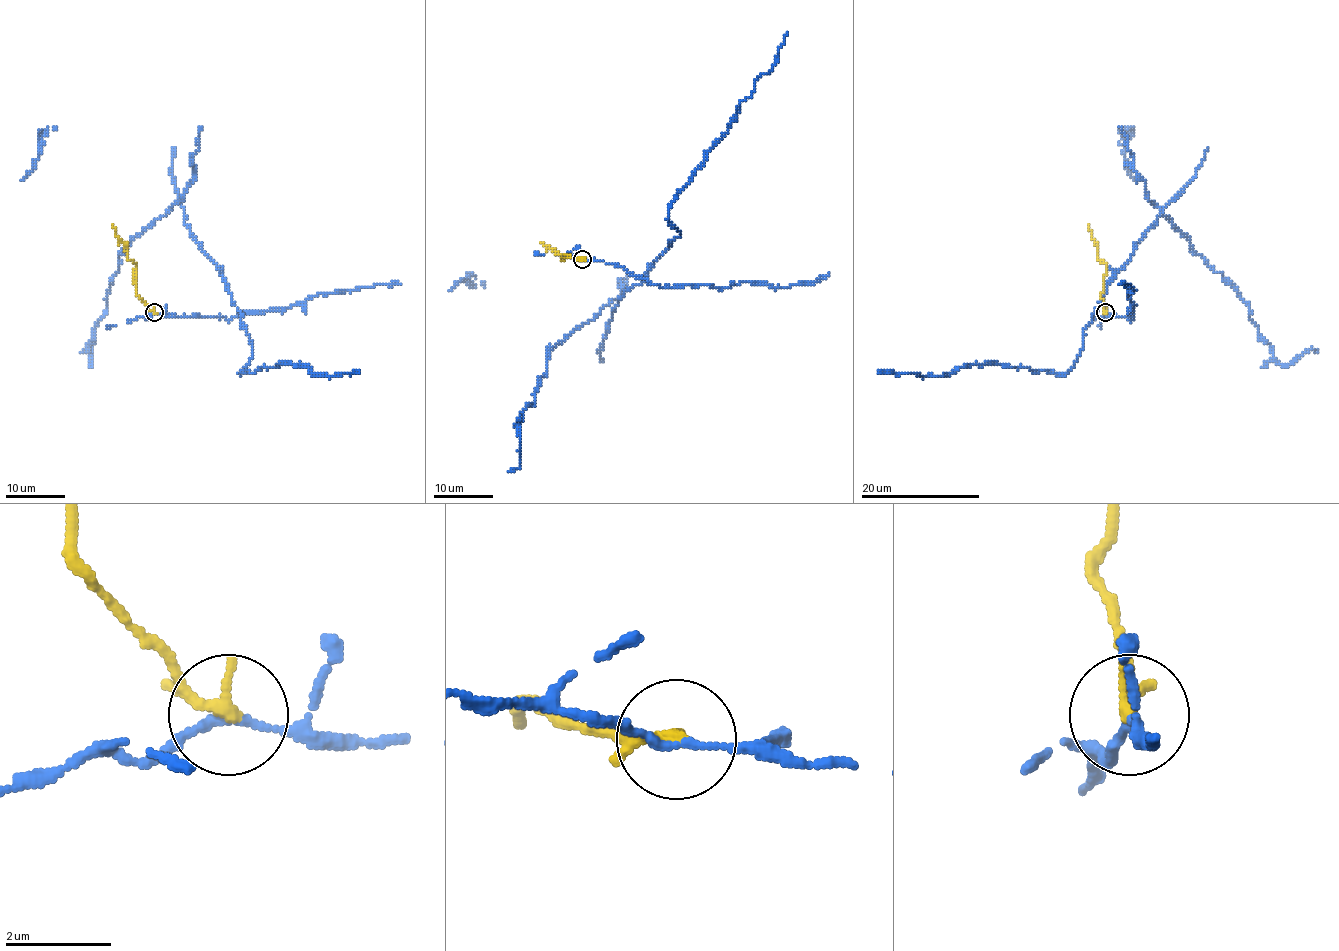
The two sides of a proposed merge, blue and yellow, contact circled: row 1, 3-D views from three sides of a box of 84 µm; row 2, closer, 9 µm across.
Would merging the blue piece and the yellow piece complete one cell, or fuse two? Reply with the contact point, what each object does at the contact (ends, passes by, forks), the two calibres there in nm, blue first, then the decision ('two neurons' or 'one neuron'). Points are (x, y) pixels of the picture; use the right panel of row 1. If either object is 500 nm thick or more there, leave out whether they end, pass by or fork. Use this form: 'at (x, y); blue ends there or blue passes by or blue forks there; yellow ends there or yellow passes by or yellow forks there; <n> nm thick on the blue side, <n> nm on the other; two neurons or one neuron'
at (1105, 312); blue passes by; yellow passes by; 140 nm thick on the blue side, 200 nm on the other; two neurons

